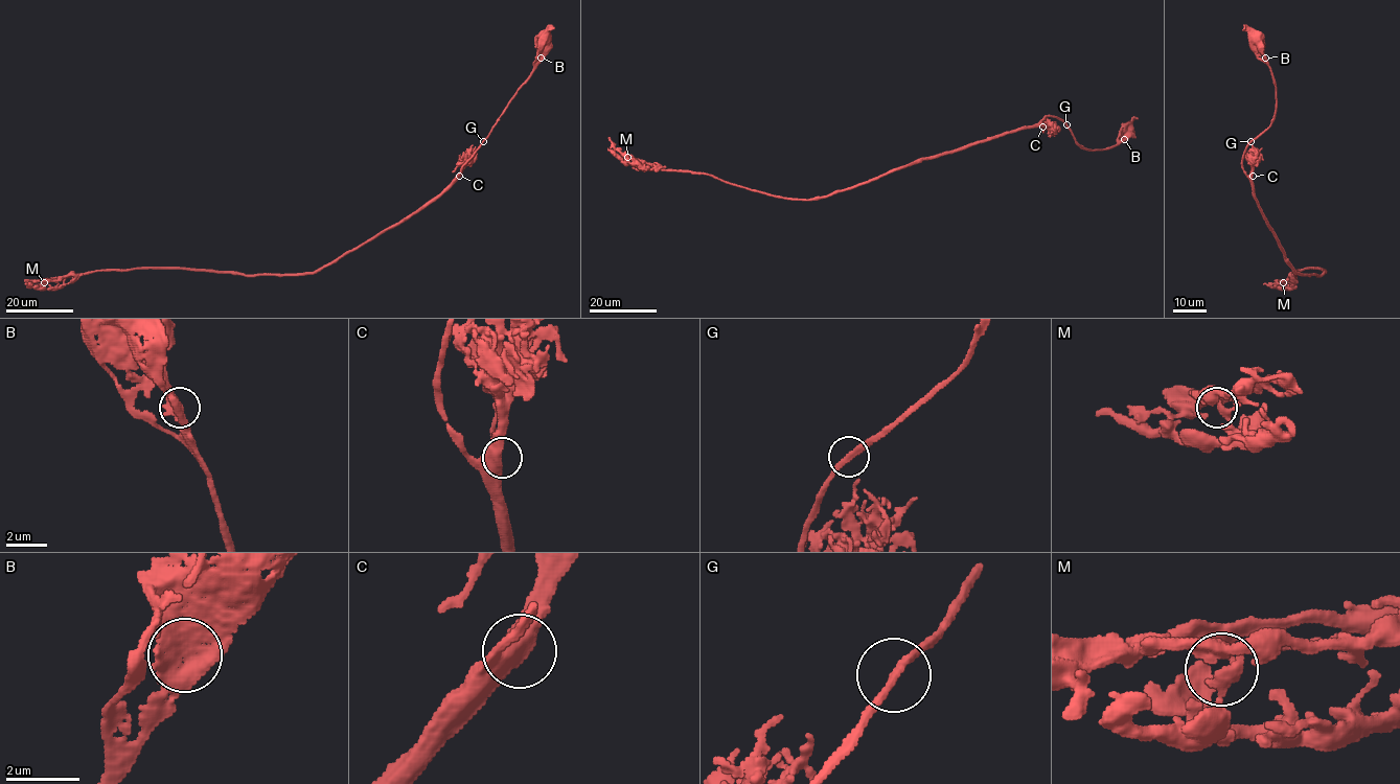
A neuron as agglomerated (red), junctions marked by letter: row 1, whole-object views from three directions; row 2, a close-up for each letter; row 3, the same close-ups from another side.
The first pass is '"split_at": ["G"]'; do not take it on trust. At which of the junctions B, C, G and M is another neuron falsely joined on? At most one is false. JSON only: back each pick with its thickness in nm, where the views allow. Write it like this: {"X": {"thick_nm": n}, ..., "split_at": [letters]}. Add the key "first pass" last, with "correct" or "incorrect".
{"split_at": [], "first pass": "incorrect"}

